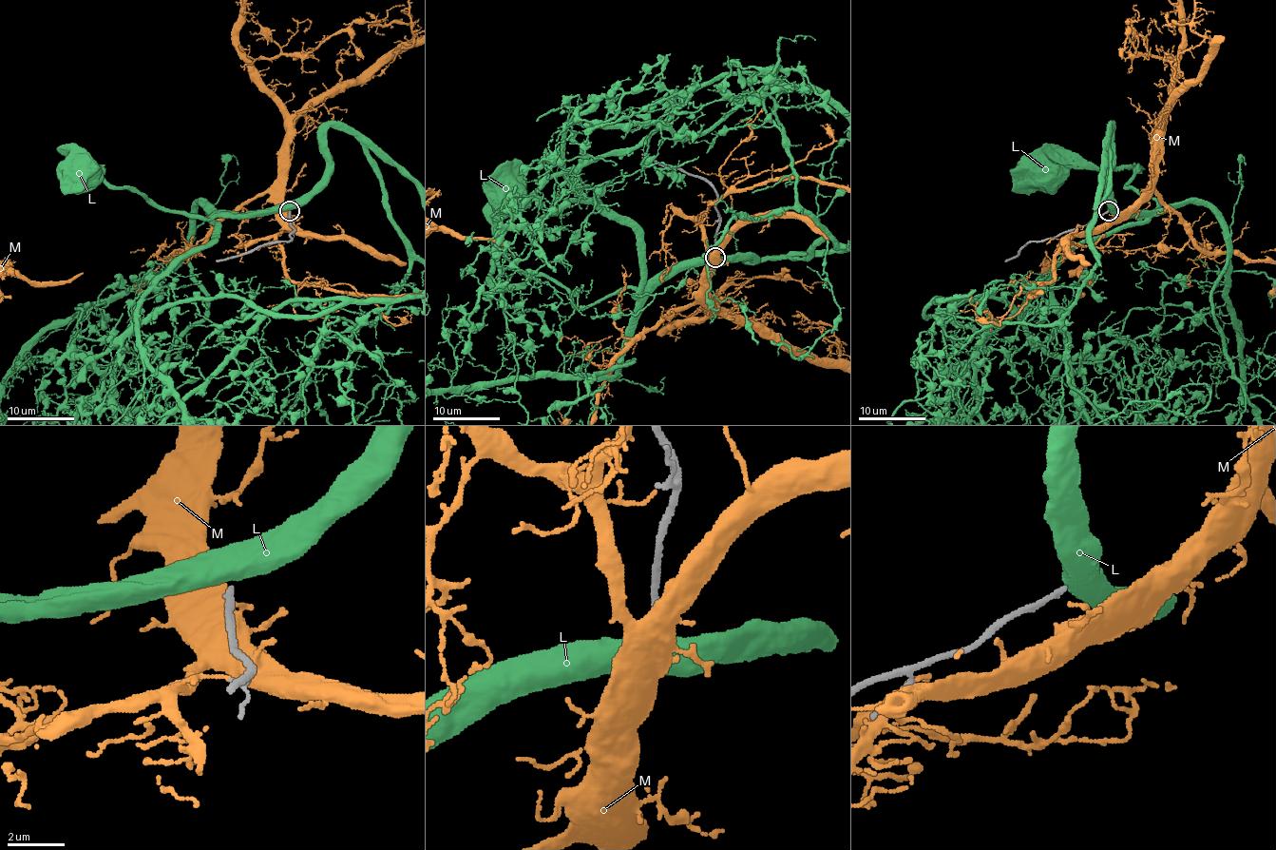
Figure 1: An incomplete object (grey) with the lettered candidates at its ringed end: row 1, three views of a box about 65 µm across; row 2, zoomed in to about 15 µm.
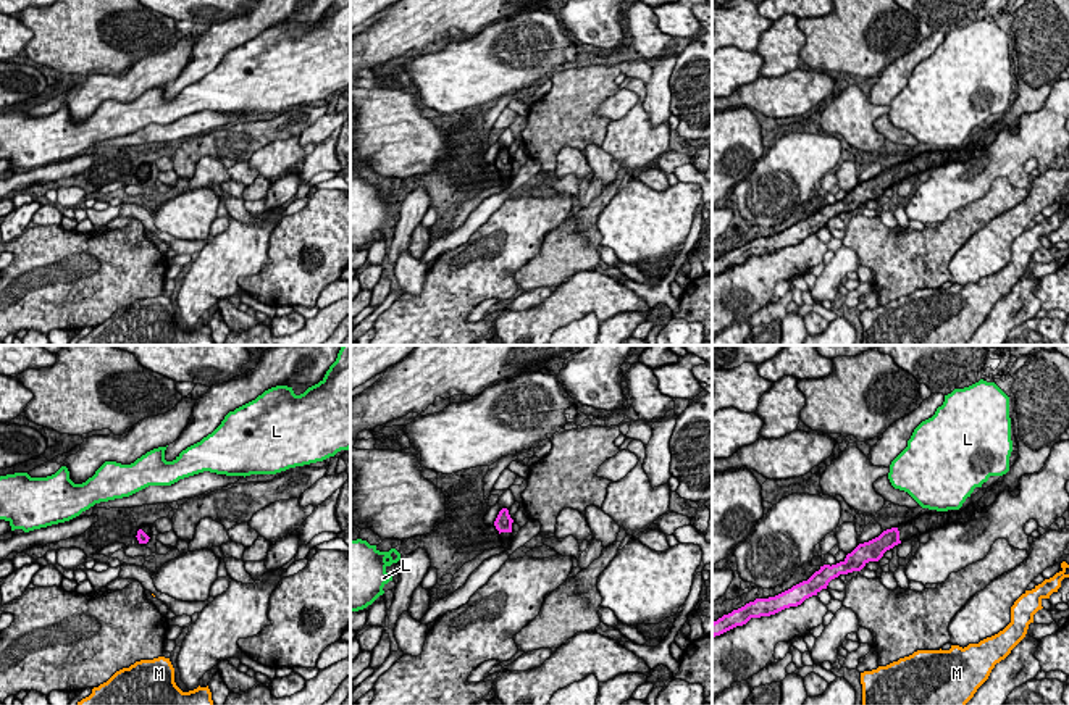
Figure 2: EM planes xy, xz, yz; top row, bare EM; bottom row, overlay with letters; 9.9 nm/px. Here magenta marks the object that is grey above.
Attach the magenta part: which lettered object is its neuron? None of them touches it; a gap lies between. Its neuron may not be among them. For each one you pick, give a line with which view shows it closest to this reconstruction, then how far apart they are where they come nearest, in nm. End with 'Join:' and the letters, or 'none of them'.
Join: none of them

